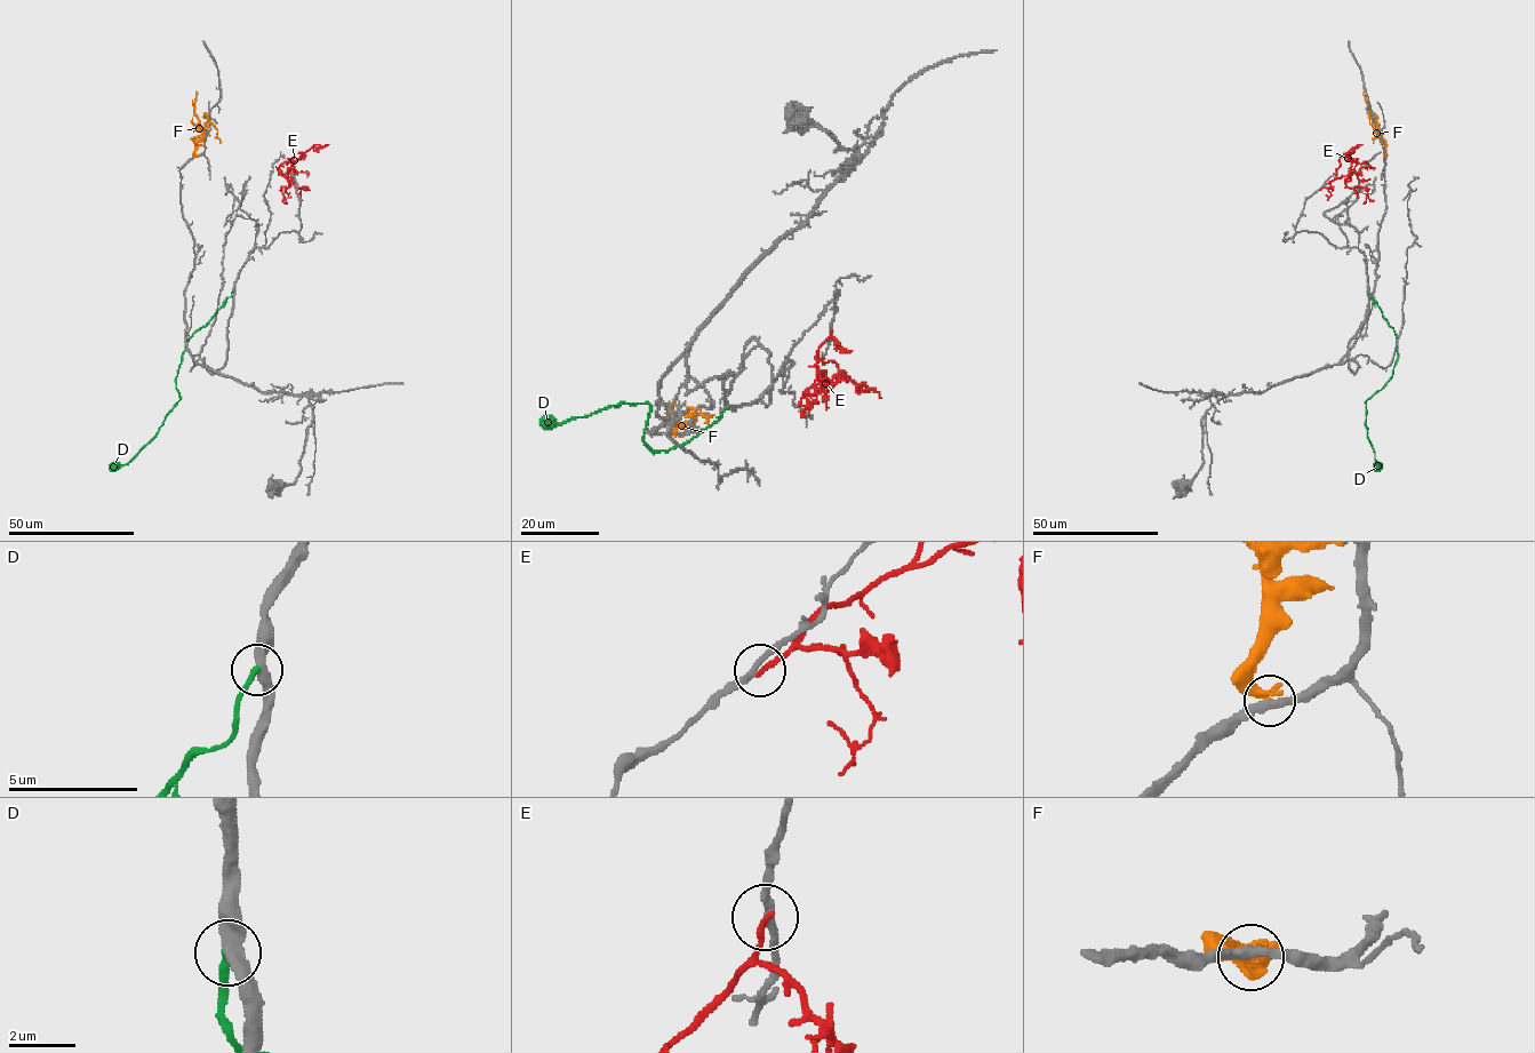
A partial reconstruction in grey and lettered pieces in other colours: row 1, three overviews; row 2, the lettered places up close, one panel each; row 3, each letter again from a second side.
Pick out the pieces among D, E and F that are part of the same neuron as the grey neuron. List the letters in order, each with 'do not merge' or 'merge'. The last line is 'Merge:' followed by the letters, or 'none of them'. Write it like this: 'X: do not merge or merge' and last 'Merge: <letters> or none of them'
D: do not merge
E: do not merge
F: do not merge
Merge: none of them

